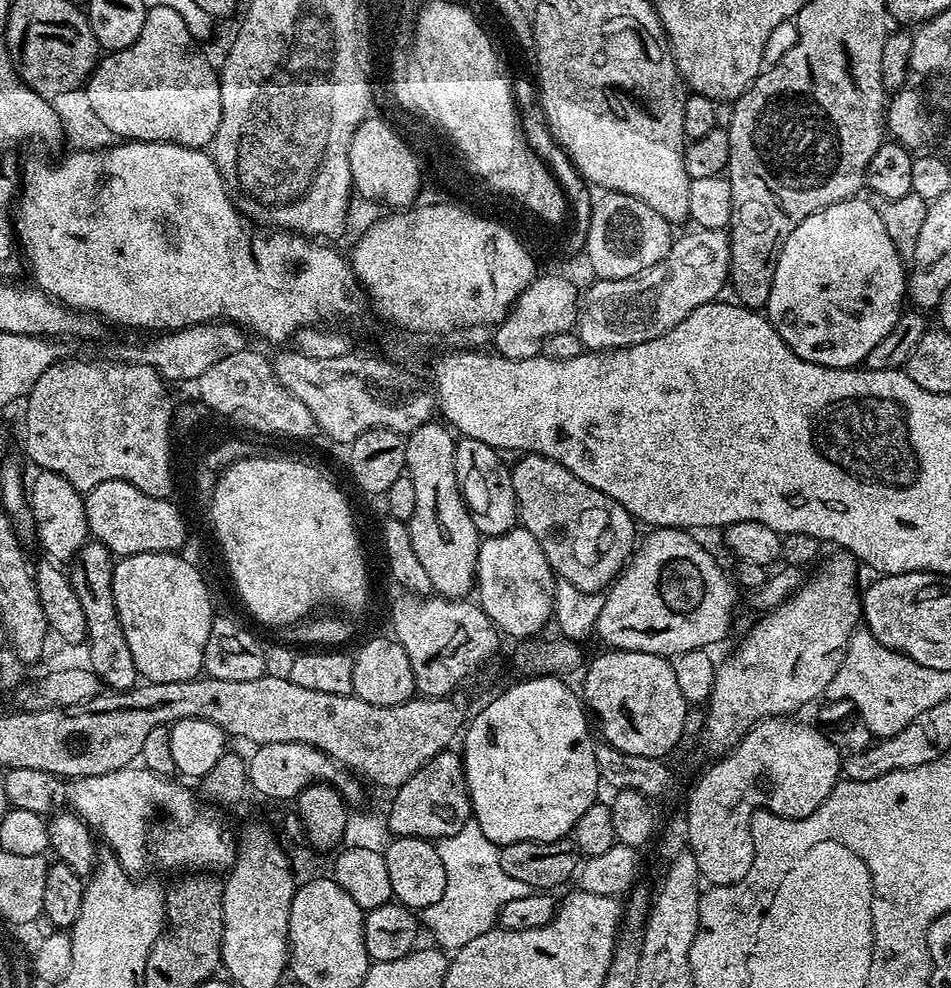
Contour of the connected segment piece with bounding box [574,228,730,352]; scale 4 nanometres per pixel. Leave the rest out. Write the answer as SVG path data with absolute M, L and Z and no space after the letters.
M696 228L685 236L677 235L672 241L670 250L662 262L650 266L650 270L642 270L642 274L634 274L630 278L617 280L593 279L588 289L583 289L582 303L579 305L579 316L576 319L575 333L580 337L585 349L602 352L613 348L629 348L642 342L650 342L666 330L674 330L682 318L694 314L698 306L706 306L717 299L716 296L729 283L730 277L730 242L727 231L723 228Z

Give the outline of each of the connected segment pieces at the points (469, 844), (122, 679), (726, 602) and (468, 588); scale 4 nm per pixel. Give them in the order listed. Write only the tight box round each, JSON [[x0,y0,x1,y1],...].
[[422,822,533,950],[70,538,138,692],[594,528,736,658],[404,423,482,600]]

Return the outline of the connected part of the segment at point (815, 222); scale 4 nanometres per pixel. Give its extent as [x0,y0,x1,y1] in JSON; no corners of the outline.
[766,199,906,368]

